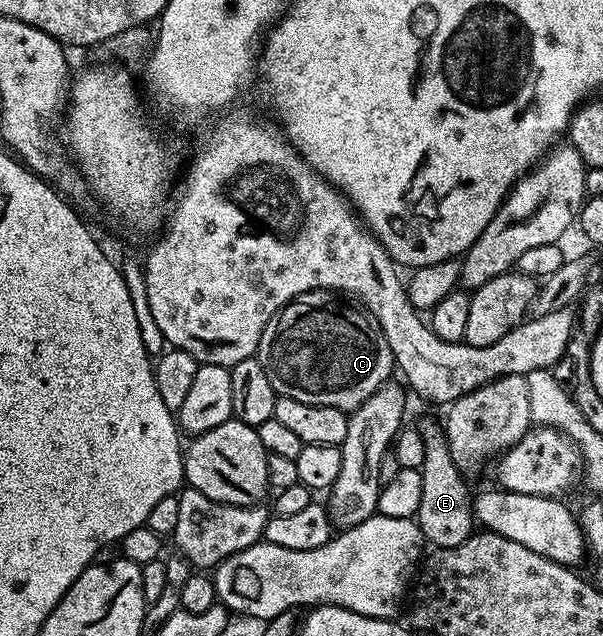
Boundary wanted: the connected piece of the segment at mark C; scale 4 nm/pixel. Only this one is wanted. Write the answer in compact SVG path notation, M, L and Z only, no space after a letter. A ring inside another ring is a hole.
M315 291L313 293L303 293L296 301L289 301L264 327L256 356L259 363L264 367L264 371L272 382L272 387L278 396L287 397L288 399L300 399L300 403L312 403L313 405L323 405L324 407L336 407L337 409L353 411L363 405L381 385L387 384L391 380L390 372L393 374L396 369L394 356L388 347L388 339L384 339L382 328L361 304L333 305L332 302L325 301L322 297L325 296L321 292Z

